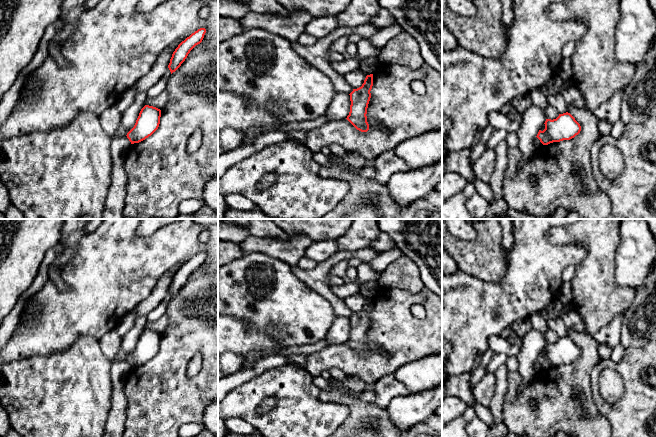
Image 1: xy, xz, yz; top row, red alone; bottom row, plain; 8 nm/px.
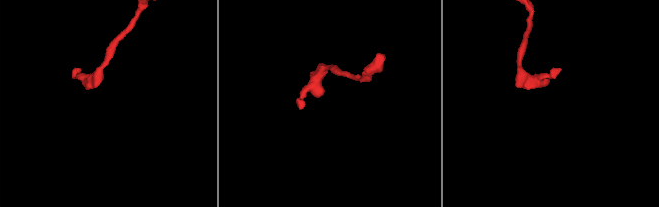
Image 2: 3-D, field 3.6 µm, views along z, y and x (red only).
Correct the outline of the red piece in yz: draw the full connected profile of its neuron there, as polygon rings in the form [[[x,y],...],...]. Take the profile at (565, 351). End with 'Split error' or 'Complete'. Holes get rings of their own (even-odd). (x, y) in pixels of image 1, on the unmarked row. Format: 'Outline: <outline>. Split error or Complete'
Outline: [[[568,336],[559,338],[556,343],[546,343],[545,353],[539,354],[537,362],[543,369],[553,366],[570,364],[578,359],[581,355],[580,348]]]. Complete

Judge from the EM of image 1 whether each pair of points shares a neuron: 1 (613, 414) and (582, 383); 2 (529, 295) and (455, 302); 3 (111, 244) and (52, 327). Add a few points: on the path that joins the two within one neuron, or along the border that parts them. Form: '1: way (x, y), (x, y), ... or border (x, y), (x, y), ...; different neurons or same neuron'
1: border (592, 369), (591, 395), (597, 408), (603, 414); different neurons
2: way (511, 298), (504, 302), (473, 302); same neuron
3: way (111, 265), (111, 268), (73, 306); same neuron

